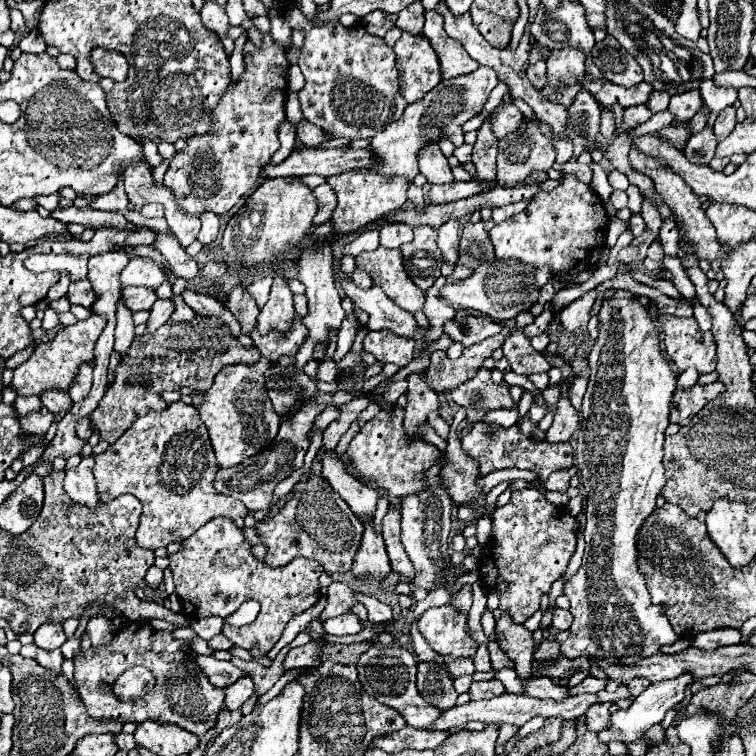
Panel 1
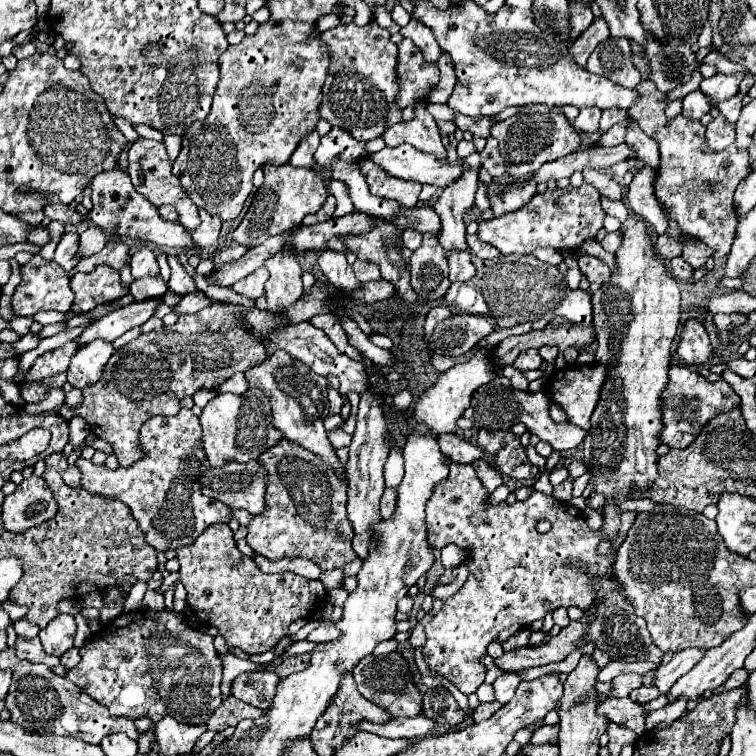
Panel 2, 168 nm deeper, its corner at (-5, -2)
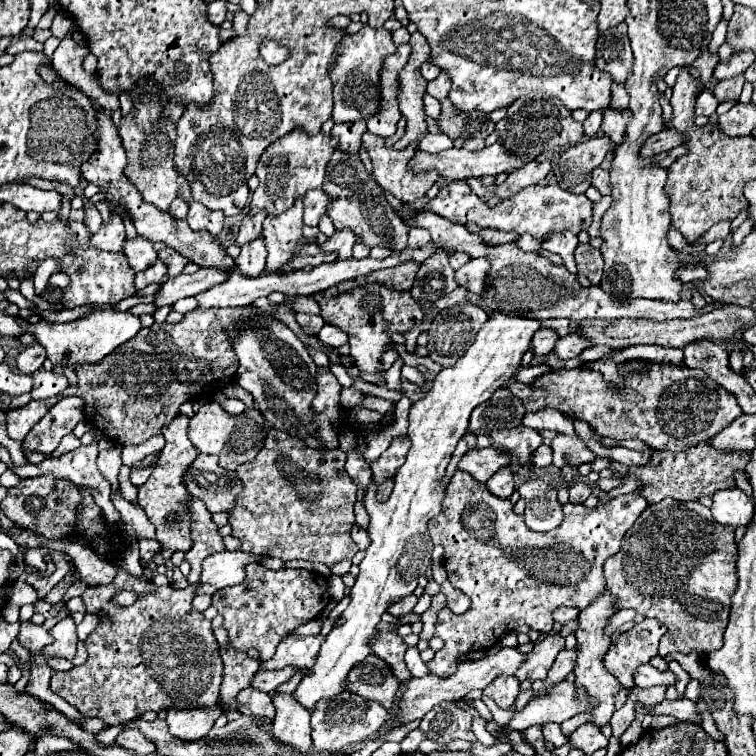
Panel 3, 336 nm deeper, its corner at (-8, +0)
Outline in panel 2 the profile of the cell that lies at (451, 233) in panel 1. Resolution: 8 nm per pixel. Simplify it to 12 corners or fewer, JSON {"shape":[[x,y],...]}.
{"shape":[[451,251],[449,281],[469,281],[475,275],[471,253]]}

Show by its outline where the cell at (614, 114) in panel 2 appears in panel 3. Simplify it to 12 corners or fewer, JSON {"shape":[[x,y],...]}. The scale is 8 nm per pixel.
{"shape":[[614,83],[610,107],[626,109],[628,93],[622,83]]}

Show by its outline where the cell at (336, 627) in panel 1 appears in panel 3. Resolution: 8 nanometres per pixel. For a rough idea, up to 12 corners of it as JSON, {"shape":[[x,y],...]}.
{"shape":[[324,635],[282,639],[262,669],[310,669]]}

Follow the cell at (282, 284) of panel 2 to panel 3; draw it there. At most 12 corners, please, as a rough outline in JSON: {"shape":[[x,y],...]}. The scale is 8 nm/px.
{"shape":[[302,199],[266,217],[266,269],[278,271],[302,241]]}

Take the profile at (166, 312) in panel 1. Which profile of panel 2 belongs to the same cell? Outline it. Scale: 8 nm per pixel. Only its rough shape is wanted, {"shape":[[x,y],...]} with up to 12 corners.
{"shape":[[189,293],[171,311],[197,313],[207,305],[203,293]]}

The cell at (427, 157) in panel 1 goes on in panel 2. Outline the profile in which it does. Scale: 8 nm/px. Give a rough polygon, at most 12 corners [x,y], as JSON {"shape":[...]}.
{"shape":[[417,105],[411,121],[401,121],[383,133],[387,147],[409,143],[423,153],[447,161],[439,129]]}

